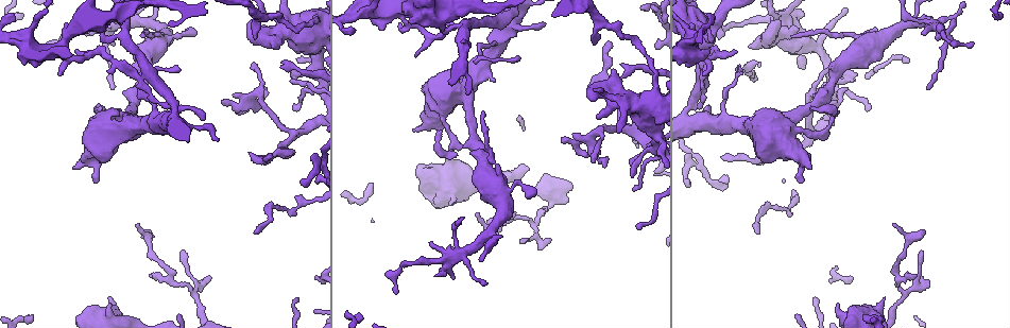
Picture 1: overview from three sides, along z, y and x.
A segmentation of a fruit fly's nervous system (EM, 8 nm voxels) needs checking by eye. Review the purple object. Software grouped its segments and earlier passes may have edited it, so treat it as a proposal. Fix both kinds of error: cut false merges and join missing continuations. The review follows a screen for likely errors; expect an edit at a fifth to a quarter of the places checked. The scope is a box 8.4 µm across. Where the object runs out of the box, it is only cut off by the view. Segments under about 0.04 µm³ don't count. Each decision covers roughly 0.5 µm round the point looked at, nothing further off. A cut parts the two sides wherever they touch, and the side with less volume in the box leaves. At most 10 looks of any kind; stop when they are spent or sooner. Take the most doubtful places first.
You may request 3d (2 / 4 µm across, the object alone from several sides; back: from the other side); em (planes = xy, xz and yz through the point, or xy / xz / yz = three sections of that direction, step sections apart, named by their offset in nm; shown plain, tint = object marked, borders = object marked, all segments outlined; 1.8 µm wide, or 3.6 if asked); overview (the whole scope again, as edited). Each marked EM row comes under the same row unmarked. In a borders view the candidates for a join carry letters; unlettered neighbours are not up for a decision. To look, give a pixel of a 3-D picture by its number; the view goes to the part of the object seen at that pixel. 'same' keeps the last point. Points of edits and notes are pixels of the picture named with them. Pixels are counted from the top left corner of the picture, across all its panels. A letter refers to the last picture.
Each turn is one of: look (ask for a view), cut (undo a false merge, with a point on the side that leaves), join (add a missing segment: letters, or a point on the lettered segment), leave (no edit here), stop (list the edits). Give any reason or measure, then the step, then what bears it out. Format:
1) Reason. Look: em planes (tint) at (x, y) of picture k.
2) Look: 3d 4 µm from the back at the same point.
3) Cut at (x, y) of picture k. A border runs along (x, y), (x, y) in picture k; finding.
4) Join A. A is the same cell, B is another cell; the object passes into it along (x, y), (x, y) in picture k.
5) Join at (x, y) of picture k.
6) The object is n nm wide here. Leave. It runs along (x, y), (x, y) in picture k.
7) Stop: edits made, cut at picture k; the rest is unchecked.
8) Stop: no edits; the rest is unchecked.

An open end. Look: 3d 4 µm at (597, 116) of picture 1.

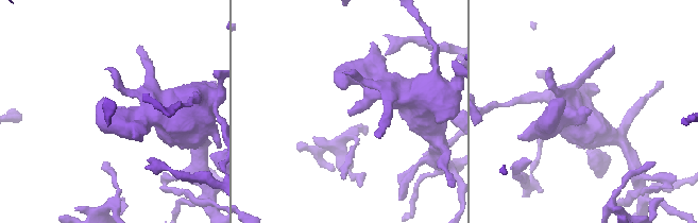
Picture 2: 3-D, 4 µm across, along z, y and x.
Look: em planes (borders) at (589, 110) of picture 2.

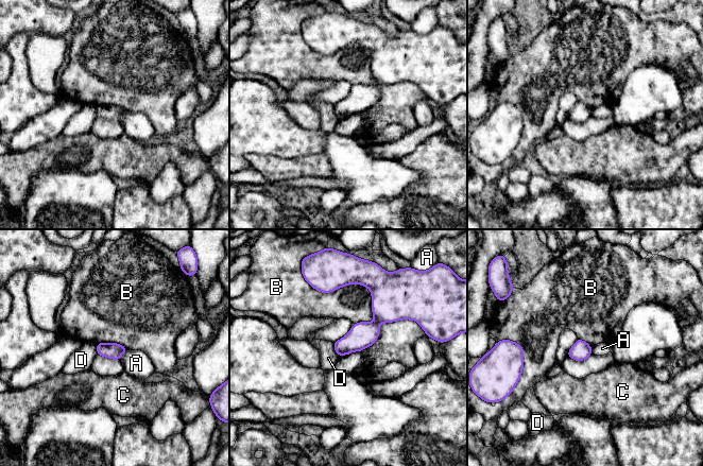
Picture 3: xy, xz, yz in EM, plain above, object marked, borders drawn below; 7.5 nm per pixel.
Leave. A, B, C and D are other cells; a border runs along (361, 349), (340, 357) in picture 3; no lettered segment goes on from it.

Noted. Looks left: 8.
Thin end. Look: em planes (borders) at (479, 213) of picture 1.

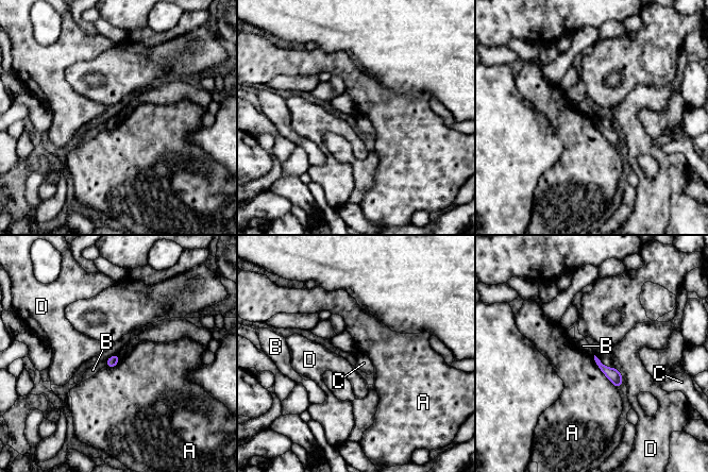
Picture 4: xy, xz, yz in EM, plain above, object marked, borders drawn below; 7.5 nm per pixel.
Leave. A, B, C and D are other cells; none of them fits.

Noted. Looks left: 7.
An open end. Look: 3d 2 µm from the back at (11, 13) of picture 1.

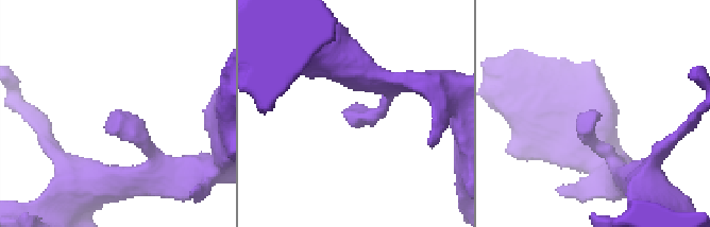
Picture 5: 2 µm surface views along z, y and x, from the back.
Now the EM. Look: em 3.6 µm planes (borders) at (352, 106) of picture 5.

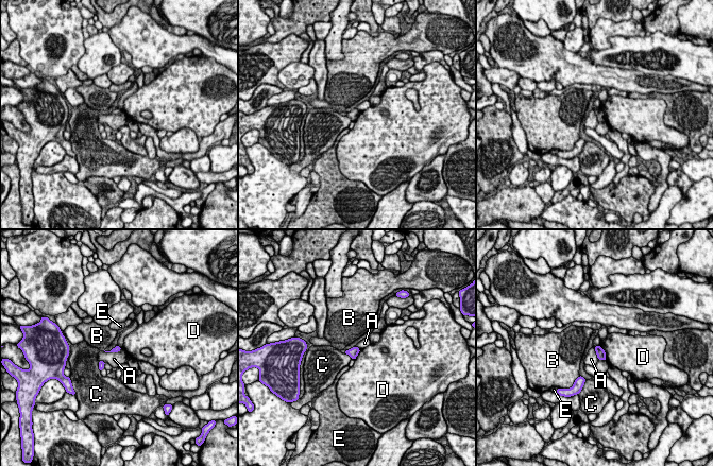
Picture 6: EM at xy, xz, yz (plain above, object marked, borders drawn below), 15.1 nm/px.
Leave. A, B, C, D and E are other cells; a border runs along (121, 348), (117, 351), (104, 351) in picture 6; none of them fits.

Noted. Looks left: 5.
Thin neck. Look: 3d 4 µm at (119, 142) of picture 1.

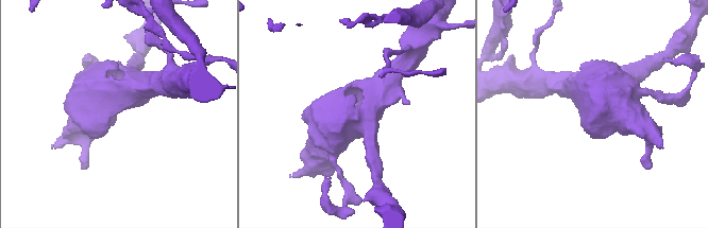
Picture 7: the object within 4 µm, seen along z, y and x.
Look: em 3.6 µm xz step 16 (tint) at (355, 126) of picture 7.

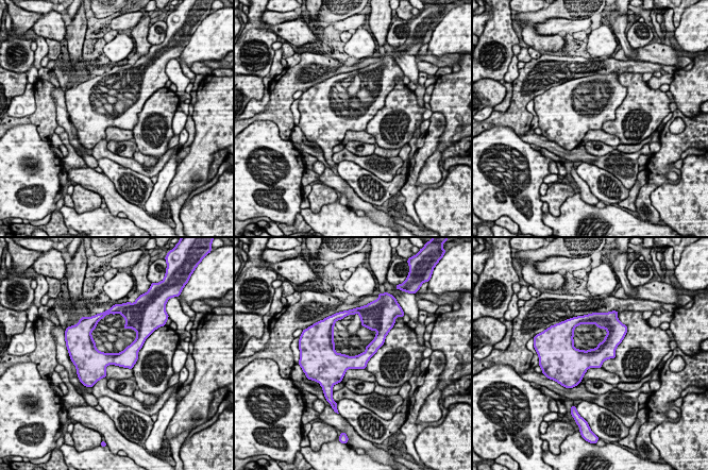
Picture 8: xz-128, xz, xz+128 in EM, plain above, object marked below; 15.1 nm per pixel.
Another direction. Look: em 3.6 µm planes (borders) at the same point.

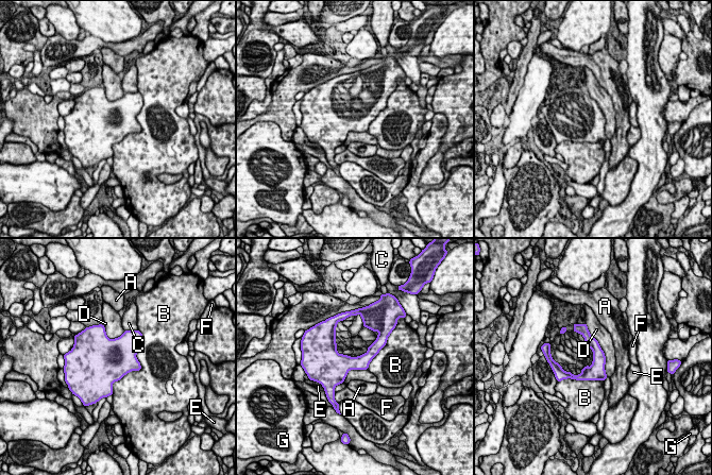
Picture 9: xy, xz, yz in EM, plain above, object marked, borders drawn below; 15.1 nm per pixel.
The object is 220 nm wide here. Leave. A, B, C, D, E, F and G are other cells; a border runs along (585, 323), (604, 353), (607, 376) in picture 9; one neuron here.

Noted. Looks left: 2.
Stop: no edits; the rest is unchecked.

